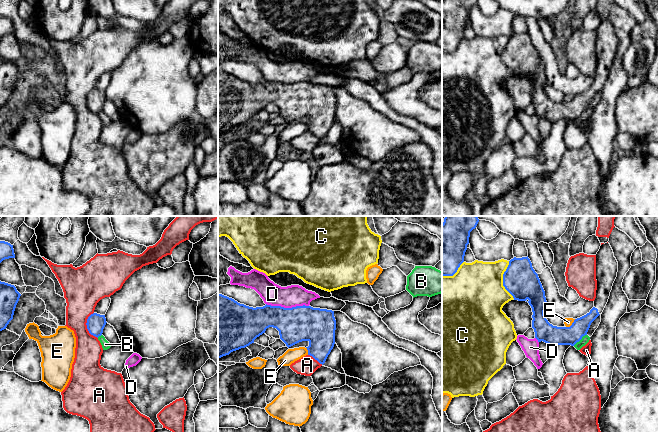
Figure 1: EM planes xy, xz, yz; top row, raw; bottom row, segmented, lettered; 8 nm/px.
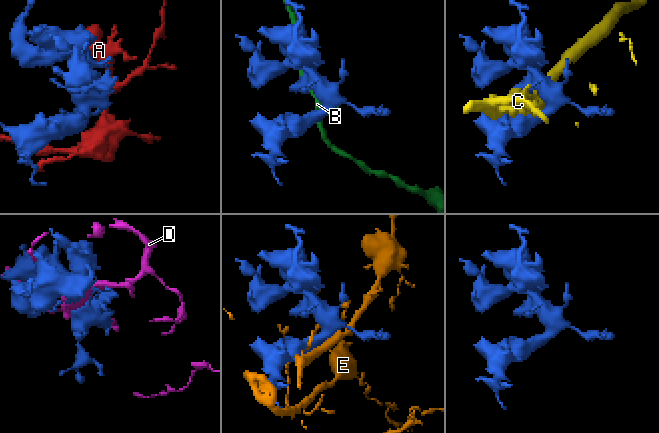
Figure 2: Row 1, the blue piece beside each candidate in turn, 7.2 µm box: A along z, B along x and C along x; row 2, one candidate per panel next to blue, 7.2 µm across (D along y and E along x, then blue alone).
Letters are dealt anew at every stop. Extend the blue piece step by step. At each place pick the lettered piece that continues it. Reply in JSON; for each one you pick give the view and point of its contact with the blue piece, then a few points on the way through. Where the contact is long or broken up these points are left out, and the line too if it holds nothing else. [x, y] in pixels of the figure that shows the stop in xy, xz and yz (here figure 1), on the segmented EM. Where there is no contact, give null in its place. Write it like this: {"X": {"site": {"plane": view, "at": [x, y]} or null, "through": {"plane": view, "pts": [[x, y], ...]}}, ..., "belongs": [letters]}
{"belongs": []}

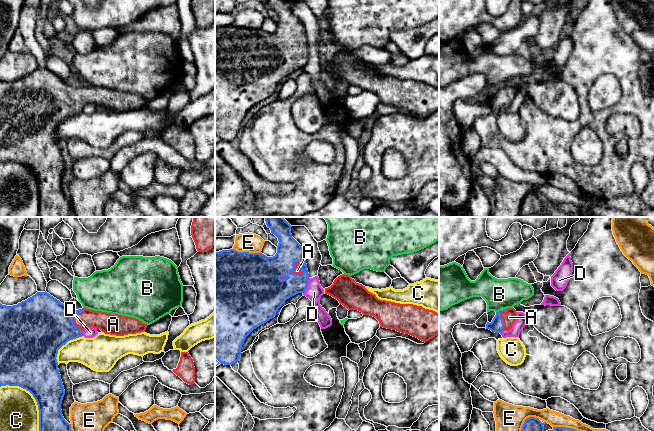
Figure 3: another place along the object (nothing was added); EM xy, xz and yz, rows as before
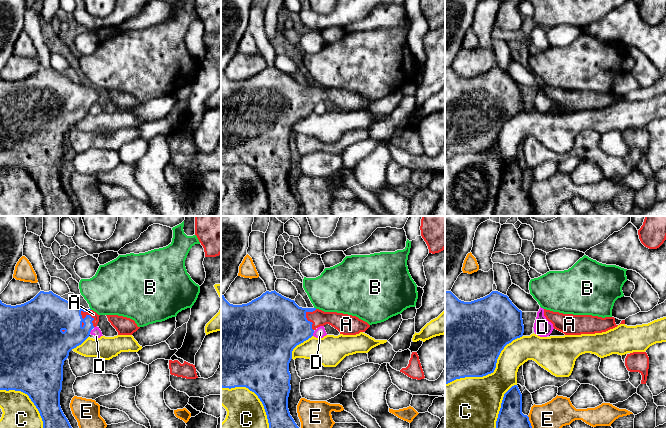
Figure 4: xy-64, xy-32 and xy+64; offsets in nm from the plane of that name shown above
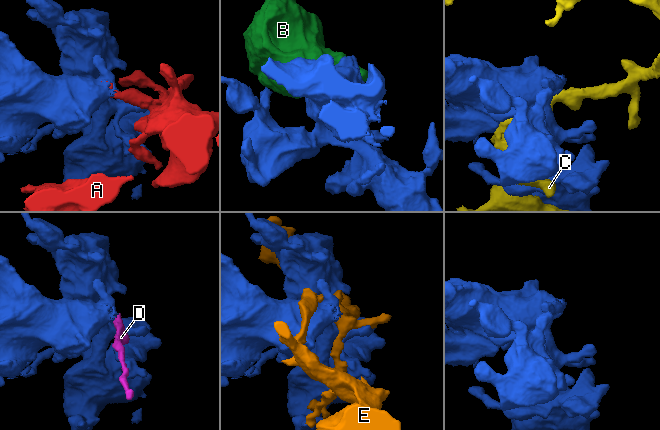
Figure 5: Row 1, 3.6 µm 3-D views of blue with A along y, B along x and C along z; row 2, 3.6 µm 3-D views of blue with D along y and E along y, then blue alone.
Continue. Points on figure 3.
{"A": {"site": {"plane": "xz", "at": [293, 264]}, "through": {"plane": "xz", "pts": [[263, 272], [285, 272], [293, 264], [297, 270]]}}, "belongs": ["A"]}

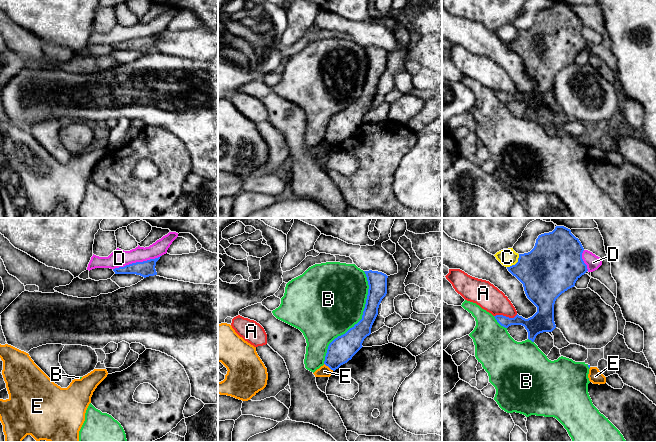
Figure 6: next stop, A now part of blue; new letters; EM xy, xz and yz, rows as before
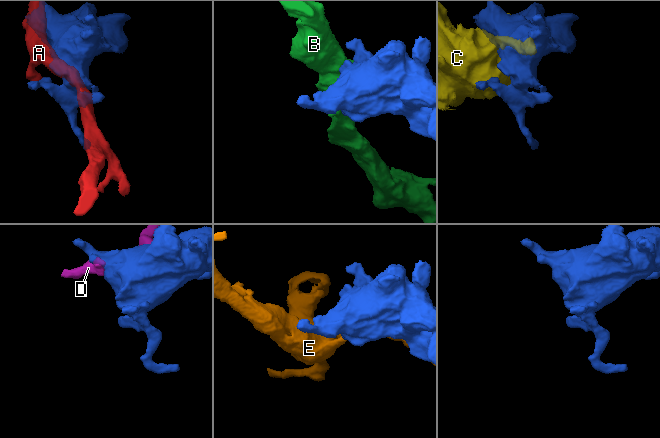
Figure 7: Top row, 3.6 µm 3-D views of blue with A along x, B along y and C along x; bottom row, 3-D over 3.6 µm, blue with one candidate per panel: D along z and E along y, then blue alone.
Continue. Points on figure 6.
{"belongs": []}

